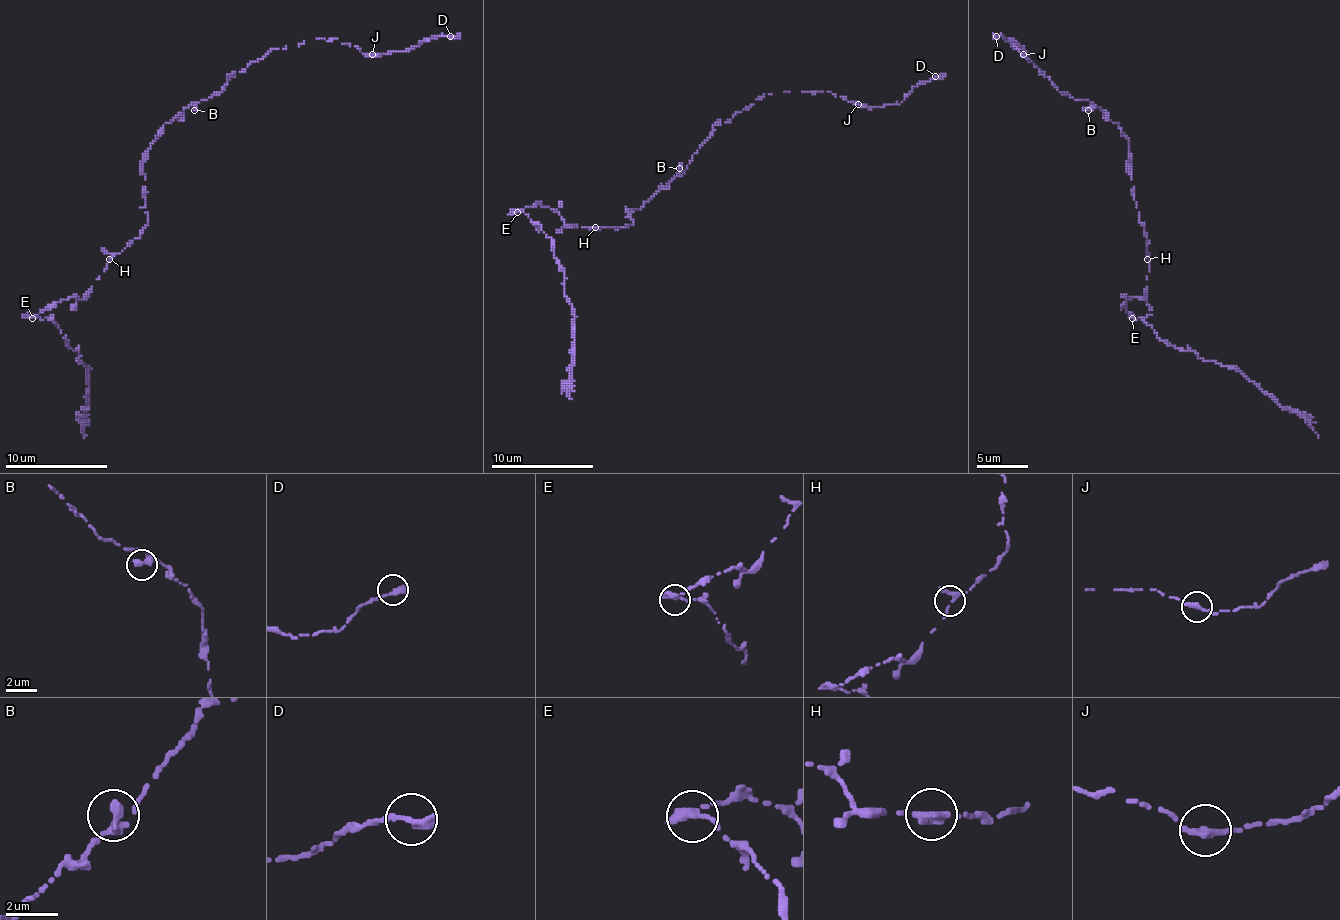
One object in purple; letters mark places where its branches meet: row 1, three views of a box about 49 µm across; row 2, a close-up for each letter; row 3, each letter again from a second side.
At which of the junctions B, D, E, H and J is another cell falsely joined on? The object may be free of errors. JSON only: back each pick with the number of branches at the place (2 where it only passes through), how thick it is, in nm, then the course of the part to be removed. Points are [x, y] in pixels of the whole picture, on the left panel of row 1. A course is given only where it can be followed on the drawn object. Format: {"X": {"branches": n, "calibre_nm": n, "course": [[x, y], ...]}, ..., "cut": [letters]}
{"E": {"branches": 1, "calibre_nm": 460, "course": [[33, 317], [51, 320], [66, 335], [66, 343], [79, 351], [79, 361], [89, 369], [84, 438]]}, "cut": ["E"]}

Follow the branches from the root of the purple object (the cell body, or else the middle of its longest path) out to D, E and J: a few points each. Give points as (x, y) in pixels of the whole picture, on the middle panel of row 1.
D: (631, 212), (687, 168), (715, 125), (764, 94), (830, 92), (884, 107), (899, 104), (935, 76)
E: (631, 212), (628, 214), (633, 220), (631, 225), (595, 230), (569, 227), (556, 212), (539, 204), (518, 212)
J: (631, 212), (628, 209), (638, 209), (687, 168), (715, 125), (728, 122), (764, 94), (830, 92), (858, 104)

